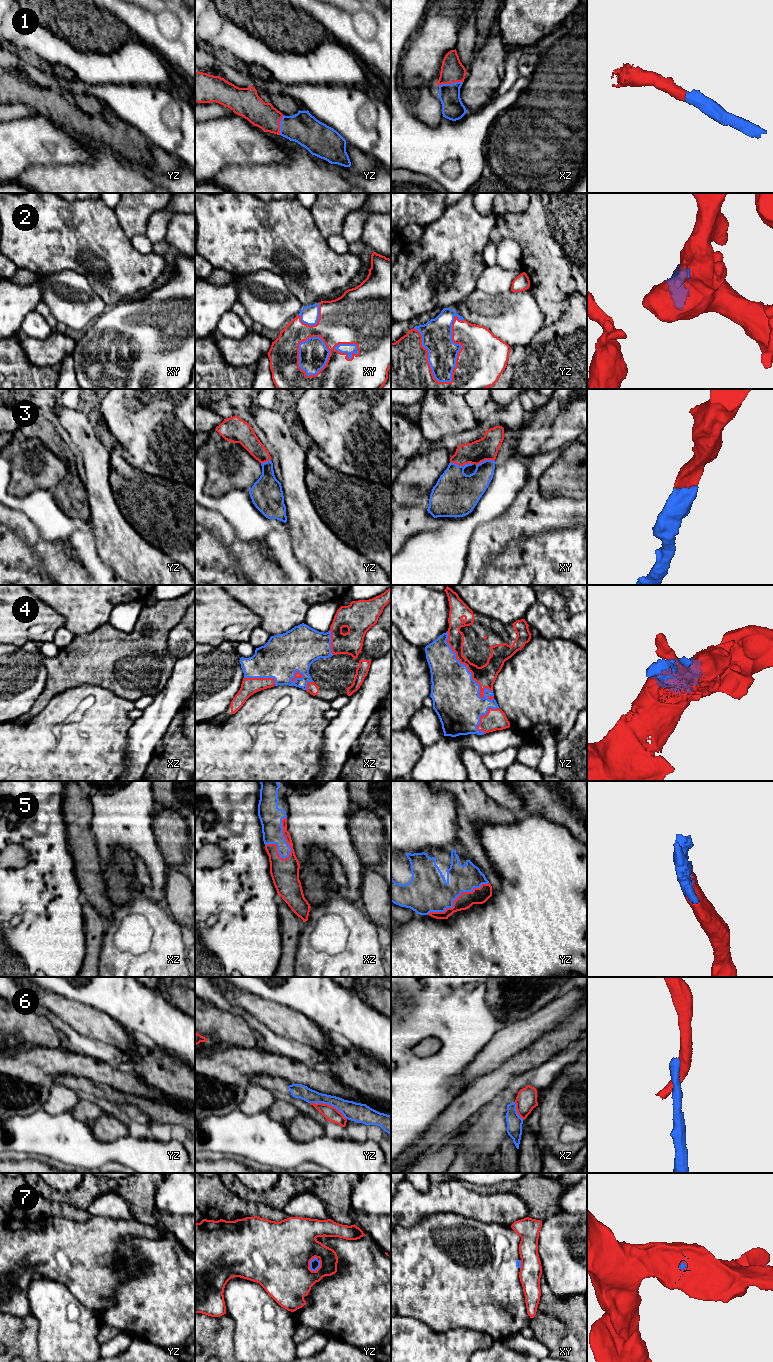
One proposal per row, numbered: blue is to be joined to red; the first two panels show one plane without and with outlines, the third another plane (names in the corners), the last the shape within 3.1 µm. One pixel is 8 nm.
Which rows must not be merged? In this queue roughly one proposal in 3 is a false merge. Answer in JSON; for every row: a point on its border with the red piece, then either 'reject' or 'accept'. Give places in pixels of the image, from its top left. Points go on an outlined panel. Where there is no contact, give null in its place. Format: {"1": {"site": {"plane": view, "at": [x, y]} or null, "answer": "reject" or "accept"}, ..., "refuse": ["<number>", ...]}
{"1": {"site": {"plane": "xz", "at": [450, 83]}, "answer": "accept"}, "2": {"site": {"plane": "yz", "at": [458, 352]}, "answer": "accept"}, "3": {"site": {"plane": "xy", "at": [462, 465]}, "answer": "accept"}, "4": {"site": {"plane": "yz", "at": [465, 664]}, "answer": "accept"}, "5": {"site": {"plane": "yz", "at": [456, 899]}, "answer": "accept"}, "6": {"site": {"plane": "yz", "at": [329, 1105]}, "answer": "reject"}, "7": {"site": {"plane": "yz", "at": [309, 1264]}, "answer": "reject"}, "refuse": ["6", "7"]}

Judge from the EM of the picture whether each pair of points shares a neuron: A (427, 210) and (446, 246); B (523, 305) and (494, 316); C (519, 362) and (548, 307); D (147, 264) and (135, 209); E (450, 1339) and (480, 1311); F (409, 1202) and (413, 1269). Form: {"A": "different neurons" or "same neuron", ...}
{"A": "different neurons", "B": "same neuron", "C": "different neurons", "D": "different neurons", "E": "different neurons", "F": "different neurons"}

